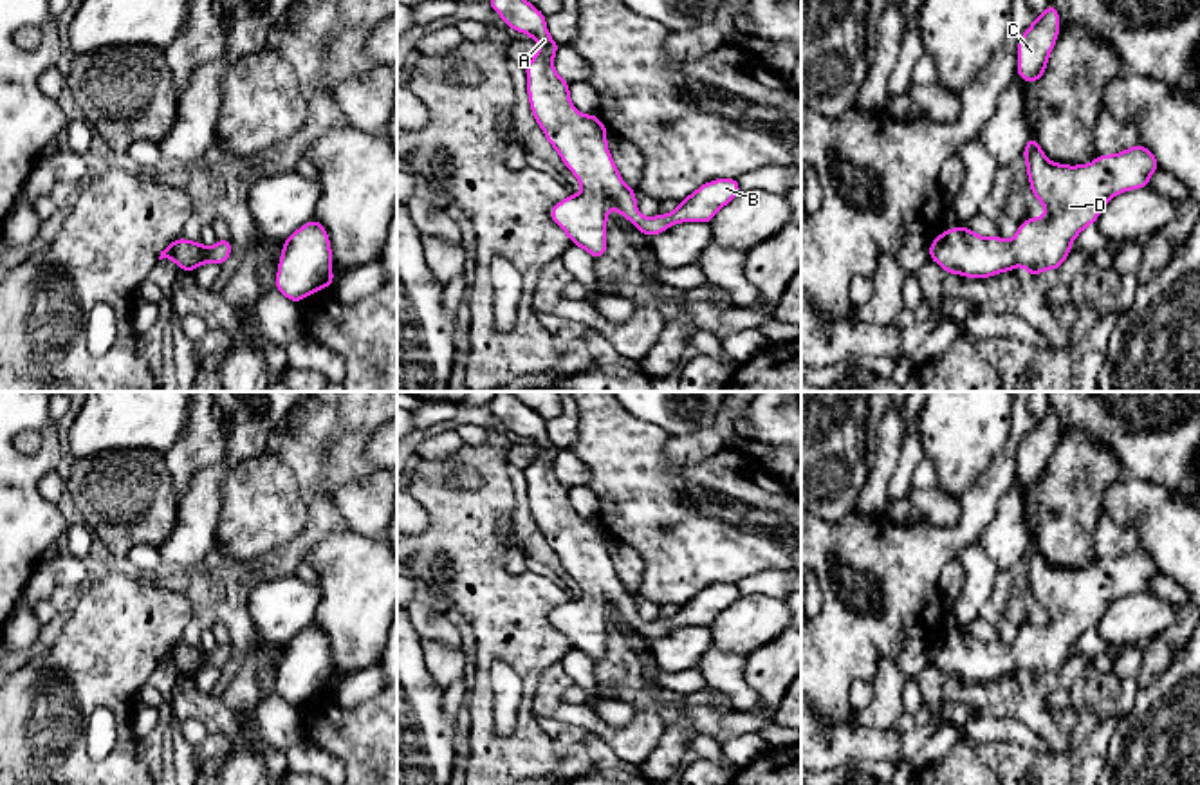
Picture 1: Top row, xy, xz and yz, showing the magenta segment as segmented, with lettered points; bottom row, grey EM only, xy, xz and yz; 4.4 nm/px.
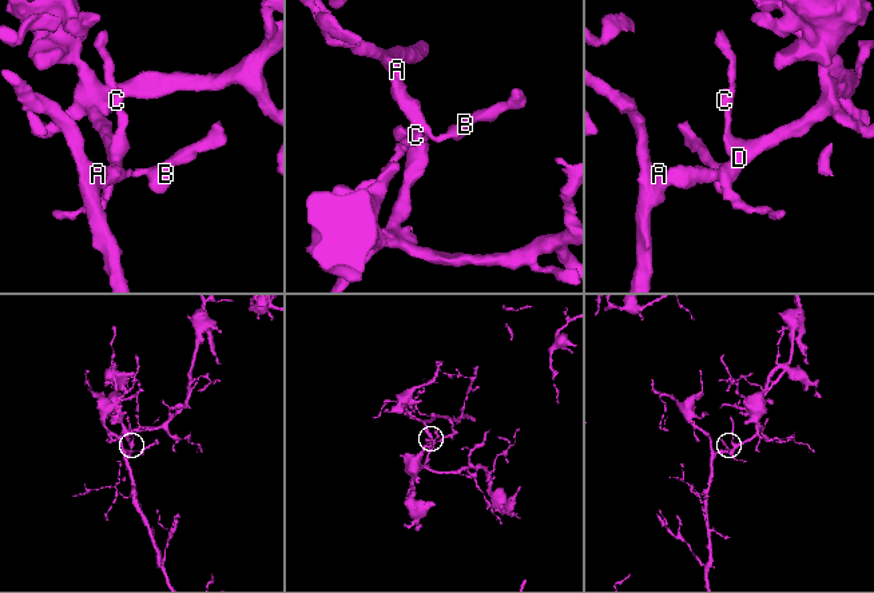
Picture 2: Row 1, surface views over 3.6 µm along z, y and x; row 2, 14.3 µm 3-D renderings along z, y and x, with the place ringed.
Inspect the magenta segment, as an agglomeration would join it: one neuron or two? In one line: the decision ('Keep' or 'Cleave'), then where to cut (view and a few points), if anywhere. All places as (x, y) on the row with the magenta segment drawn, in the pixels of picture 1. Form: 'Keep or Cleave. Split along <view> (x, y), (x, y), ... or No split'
Keep. No split

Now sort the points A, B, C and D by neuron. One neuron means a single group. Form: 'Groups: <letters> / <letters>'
Groups: A B C D

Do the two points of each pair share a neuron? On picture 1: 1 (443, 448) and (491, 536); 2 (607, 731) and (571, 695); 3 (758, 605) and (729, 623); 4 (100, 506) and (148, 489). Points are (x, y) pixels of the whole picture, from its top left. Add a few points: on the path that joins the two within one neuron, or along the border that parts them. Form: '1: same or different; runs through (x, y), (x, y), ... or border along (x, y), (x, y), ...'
1: different; border along (464, 444), (453, 462)
2: different; border along (563, 701), (592, 704)
3: same; runs through (751, 612), (737, 623)
4: same; runs through (112, 497), (127, 497), (136, 489)

